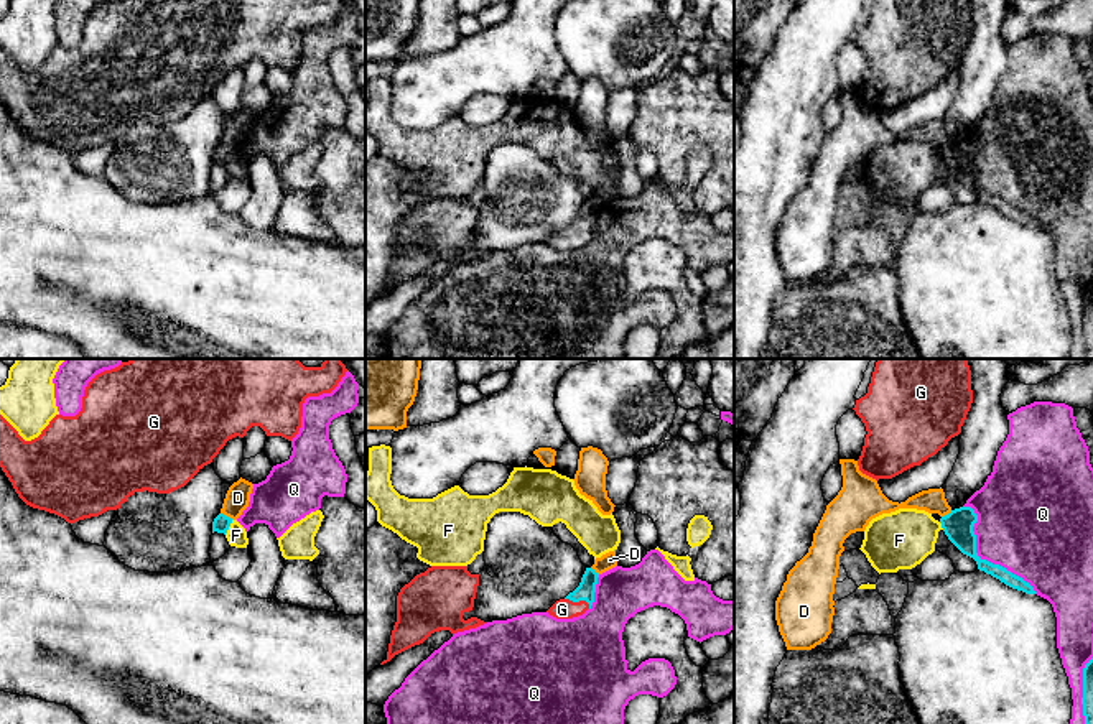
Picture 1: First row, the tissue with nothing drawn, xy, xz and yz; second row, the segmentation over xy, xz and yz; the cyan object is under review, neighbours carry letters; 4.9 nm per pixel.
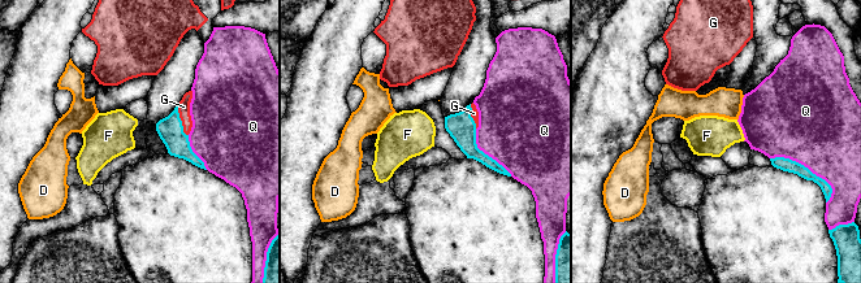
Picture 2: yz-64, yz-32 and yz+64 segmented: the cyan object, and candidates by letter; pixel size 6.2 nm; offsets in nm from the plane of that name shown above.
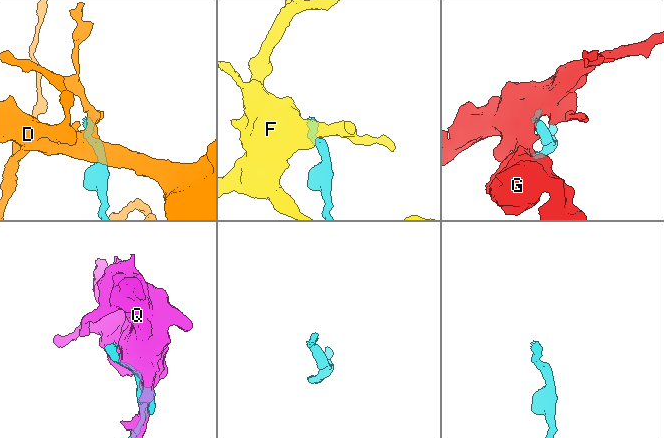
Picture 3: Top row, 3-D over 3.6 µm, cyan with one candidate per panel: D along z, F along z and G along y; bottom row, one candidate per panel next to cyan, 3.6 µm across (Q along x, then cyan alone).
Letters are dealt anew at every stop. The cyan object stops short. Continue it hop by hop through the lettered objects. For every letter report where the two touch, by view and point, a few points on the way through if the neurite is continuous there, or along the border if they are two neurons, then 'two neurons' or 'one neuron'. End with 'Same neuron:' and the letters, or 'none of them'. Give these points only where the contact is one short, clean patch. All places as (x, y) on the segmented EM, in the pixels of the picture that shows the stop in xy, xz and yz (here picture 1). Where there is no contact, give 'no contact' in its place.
D: contact xy (227, 517); border xy (221, 512), (232, 519); two neurons
F: contact xy (229, 525); two neurons
G: contact xz (578, 601); way xz (585, 591), (578, 601), (562, 609); one neuron
Q: contact yz (980, 558); two neurons
Same neuron: G

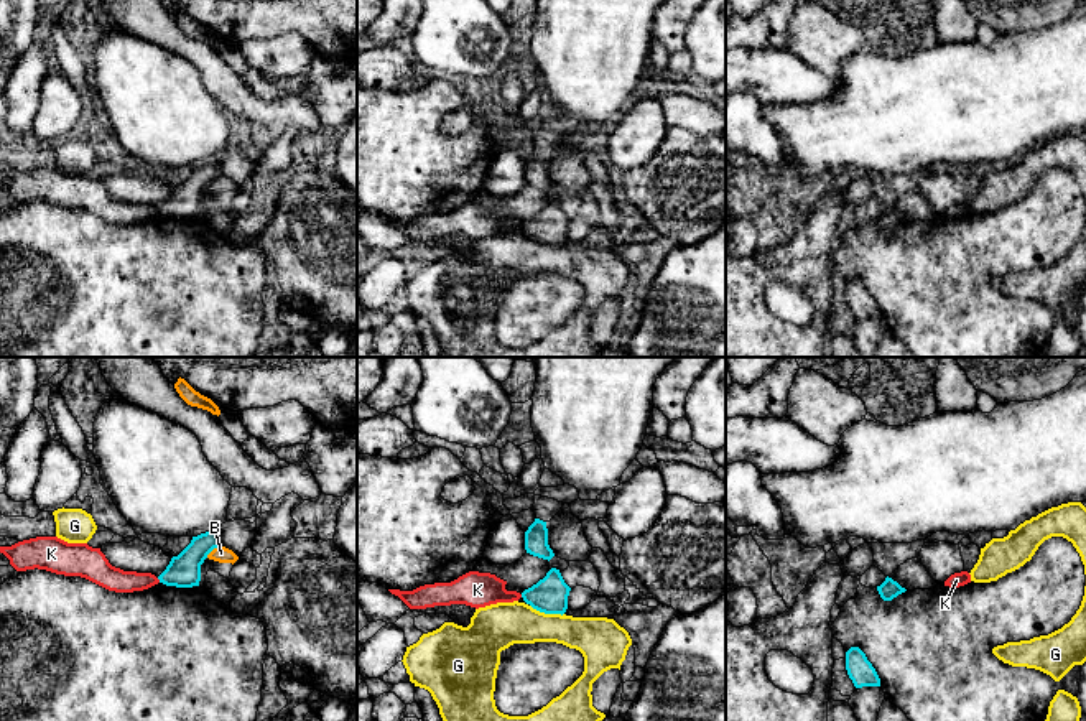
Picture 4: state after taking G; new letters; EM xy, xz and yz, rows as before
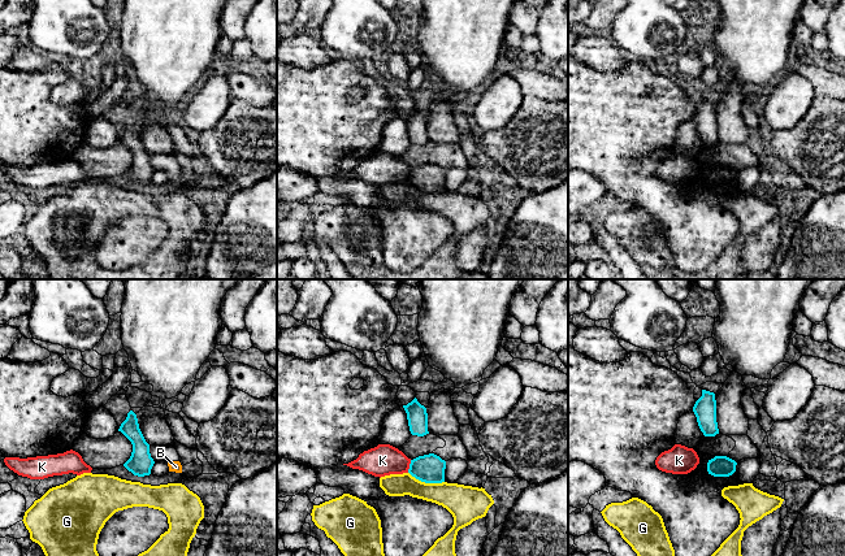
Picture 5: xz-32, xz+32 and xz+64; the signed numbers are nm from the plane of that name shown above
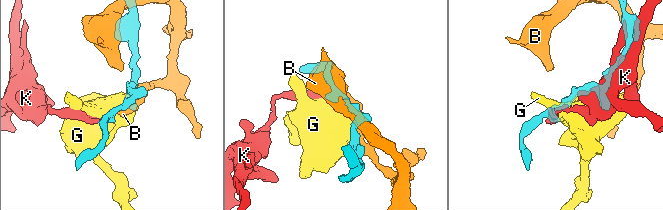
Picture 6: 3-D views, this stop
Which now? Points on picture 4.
B: contact xy (211, 550); two neurons
G: contact xz (547, 613); two neurons
K: contact xy (158, 578); border xy (157, 578), (160, 581); two neurons
Same neuron: none of them

